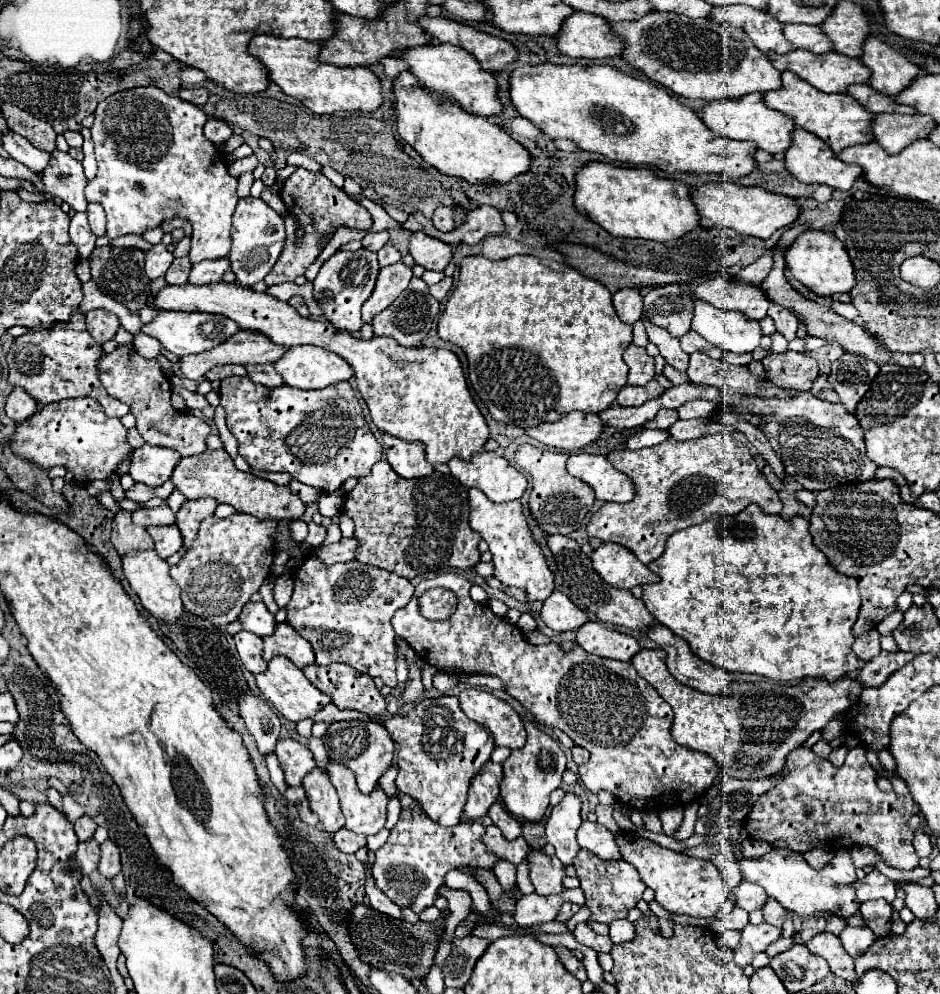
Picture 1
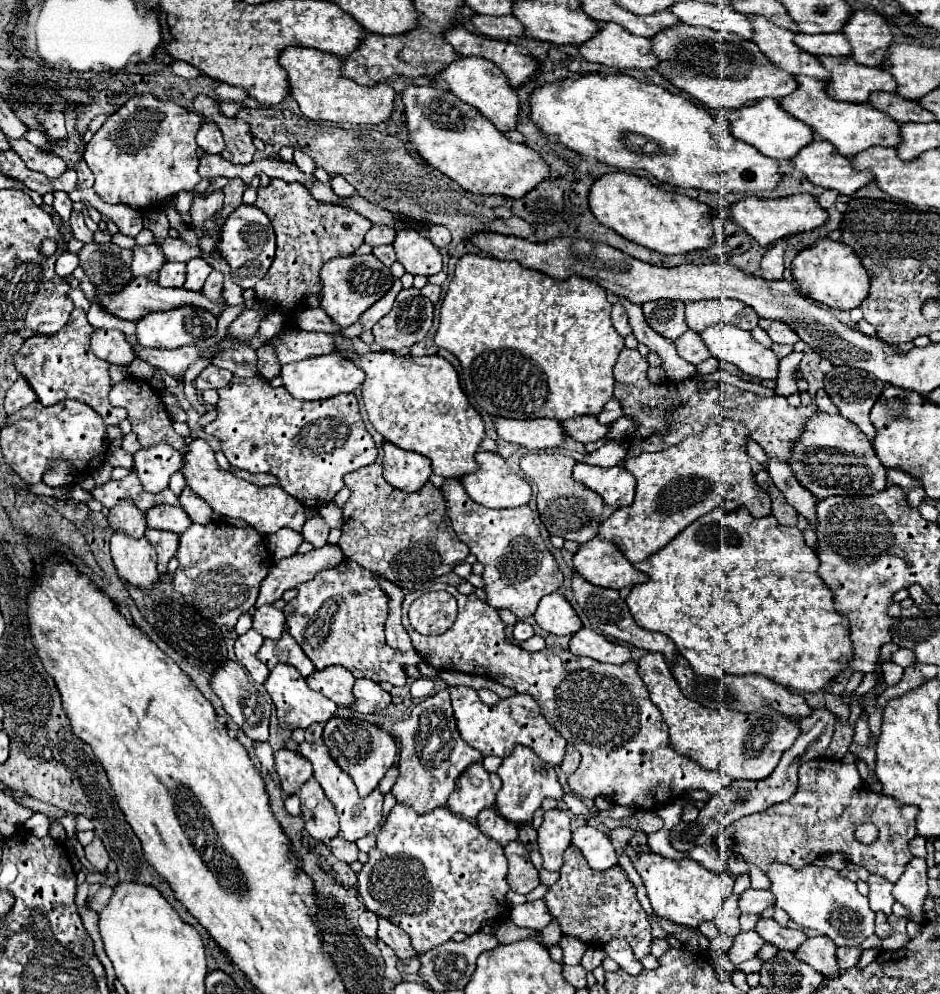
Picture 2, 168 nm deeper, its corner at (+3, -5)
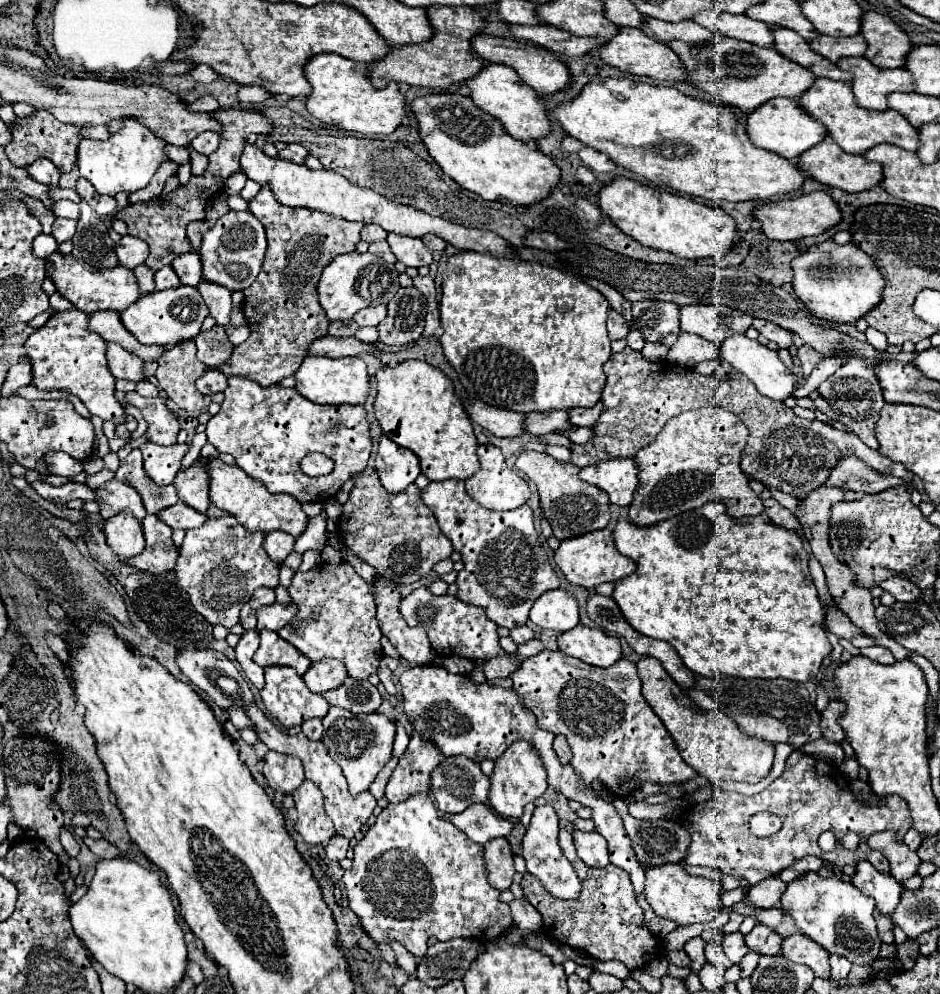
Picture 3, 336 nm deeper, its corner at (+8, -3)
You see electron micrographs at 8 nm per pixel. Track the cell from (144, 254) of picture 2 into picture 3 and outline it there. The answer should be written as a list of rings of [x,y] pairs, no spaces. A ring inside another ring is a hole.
[[[123,236],[115,246],[113,246],[117,258],[119,258],[119,264],[133,270],[135,266],[141,266],[145,264],[145,258],[149,256],[149,248],[143,240],[139,238],[133,238],[133,236]]]

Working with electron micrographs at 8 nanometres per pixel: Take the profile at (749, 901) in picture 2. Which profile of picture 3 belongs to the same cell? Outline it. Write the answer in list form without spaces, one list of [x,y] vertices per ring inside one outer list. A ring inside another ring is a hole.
[[[771,876],[761,880],[761,884],[751,886],[747,900],[757,908],[773,908],[779,904],[781,892],[785,892],[785,882],[779,876]]]

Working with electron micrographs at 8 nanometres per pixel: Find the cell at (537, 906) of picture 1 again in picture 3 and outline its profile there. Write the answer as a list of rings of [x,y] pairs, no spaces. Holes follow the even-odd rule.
[[[513,900],[509,906],[511,906],[511,916],[517,928],[527,932],[537,932],[543,926],[541,914],[531,906],[529,900]]]

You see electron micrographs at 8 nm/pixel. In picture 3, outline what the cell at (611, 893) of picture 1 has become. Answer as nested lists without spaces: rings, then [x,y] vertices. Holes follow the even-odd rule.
[[[567,828],[559,830],[559,846],[563,854],[569,858],[573,864],[577,876],[583,882],[581,896],[575,900],[559,900],[551,896],[539,880],[531,874],[523,874],[523,880],[519,882],[523,888],[525,898],[539,910],[543,916],[543,932],[557,940],[559,944],[569,944],[571,948],[585,950],[589,956],[597,960],[619,960],[623,962],[629,970],[643,968],[647,962],[655,958],[655,950],[661,944],[661,938],[653,936],[645,922],[643,922],[643,908],[637,904],[629,874],[613,864],[593,870],[585,866],[579,856],[575,854],[573,846],[573,836]]]

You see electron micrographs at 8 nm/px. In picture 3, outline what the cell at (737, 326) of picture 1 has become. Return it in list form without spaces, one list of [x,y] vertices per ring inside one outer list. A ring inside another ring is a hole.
[[[733,334],[733,336],[729,336],[729,340],[725,340],[721,344],[721,354],[723,354],[723,360],[727,360],[733,368],[741,370],[755,384],[759,394],[763,394],[771,400],[777,400],[777,402],[785,402],[791,396],[791,390],[795,386],[795,374],[791,368],[787,368],[781,362],[781,358],[775,350],[759,344],[757,340],[747,338],[745,334]]]

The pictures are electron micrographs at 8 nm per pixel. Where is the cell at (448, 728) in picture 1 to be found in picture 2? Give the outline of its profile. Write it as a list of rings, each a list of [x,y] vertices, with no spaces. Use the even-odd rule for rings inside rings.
[[[448,688],[430,698],[424,698],[420,704],[412,708],[408,716],[400,716],[400,718],[354,714],[354,710],[350,708],[338,708],[334,716],[370,720],[376,726],[382,726],[382,730],[390,732],[392,738],[396,738],[402,746],[406,744],[406,754],[400,754],[400,762],[398,762],[400,776],[392,786],[392,794],[400,804],[410,806],[418,814],[428,814],[438,806],[446,806],[448,796],[454,792],[454,780],[458,780],[458,774],[462,774],[466,766],[472,766],[474,762],[484,758],[458,734]]]

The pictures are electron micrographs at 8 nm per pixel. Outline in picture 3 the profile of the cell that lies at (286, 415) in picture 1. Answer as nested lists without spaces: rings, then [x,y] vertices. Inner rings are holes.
[[[229,378],[229,386],[225,388],[225,402],[221,404],[221,412],[215,414],[207,428],[207,440],[217,448],[217,452],[227,452],[235,458],[235,464],[255,480],[261,480],[269,492],[285,492],[295,496],[299,502],[327,502],[333,498],[339,488],[353,476],[367,468],[367,460],[371,454],[371,434],[369,434],[369,420],[367,410],[363,406],[321,406],[313,404],[311,400],[301,398],[295,388],[285,388],[281,384],[263,388],[257,382],[249,382],[243,378]],[[321,452],[331,456],[335,468],[327,476],[311,478],[301,472],[299,462],[311,454]]]

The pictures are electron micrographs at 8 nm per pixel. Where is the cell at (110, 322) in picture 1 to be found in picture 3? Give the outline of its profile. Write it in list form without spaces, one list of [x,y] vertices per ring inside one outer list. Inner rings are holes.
[[[113,342],[107,344],[107,362],[109,362],[109,370],[115,378],[123,378],[123,380],[131,380],[131,382],[145,380],[143,362],[139,360],[139,356],[133,356],[129,350],[125,350]]]

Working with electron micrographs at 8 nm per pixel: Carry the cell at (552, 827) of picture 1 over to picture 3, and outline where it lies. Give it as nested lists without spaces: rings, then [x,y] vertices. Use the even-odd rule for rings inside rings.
[[[551,804],[537,806],[533,812],[533,818],[527,826],[527,832],[523,836],[521,856],[525,858],[527,872],[533,874],[543,884],[543,888],[547,892],[551,892],[551,896],[557,896],[561,900],[571,900],[571,898],[577,898],[581,894],[581,880],[577,878],[571,862],[561,852],[559,842],[557,842],[557,832],[559,832],[559,818],[557,818],[553,806]]]

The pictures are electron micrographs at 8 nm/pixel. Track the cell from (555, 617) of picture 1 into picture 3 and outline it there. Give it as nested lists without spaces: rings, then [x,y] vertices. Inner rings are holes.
[[[549,590],[533,604],[529,620],[541,628],[549,628],[559,634],[571,630],[579,624],[577,600],[565,590]]]

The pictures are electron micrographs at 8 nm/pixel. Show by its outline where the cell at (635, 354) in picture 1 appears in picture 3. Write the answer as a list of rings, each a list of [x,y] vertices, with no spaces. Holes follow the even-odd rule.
[[[625,348],[619,354],[611,354],[605,362],[607,384],[603,388],[601,404],[603,412],[593,426],[593,438],[587,444],[571,444],[571,462],[579,468],[591,466],[599,460],[611,458],[633,458],[641,448],[651,444],[655,436],[663,430],[665,422],[687,408],[703,408],[703,406],[723,406],[737,414],[741,422],[749,430],[747,446],[741,454],[741,470],[769,488],[777,488],[785,494],[791,494],[797,500],[803,500],[809,492],[823,486],[841,456],[851,452],[859,460],[867,462],[871,468],[883,474],[895,474],[911,484],[913,474],[905,470],[903,464],[897,464],[883,456],[877,450],[865,448],[865,444],[853,432],[835,430],[829,424],[819,420],[805,420],[793,414],[789,406],[783,402],[775,402],[771,398],[761,396],[753,384],[741,376],[735,368],[727,374],[727,380],[717,380],[713,376],[701,376],[691,372],[689,368],[677,368],[675,364],[651,362],[641,356],[641,352],[633,352]]]

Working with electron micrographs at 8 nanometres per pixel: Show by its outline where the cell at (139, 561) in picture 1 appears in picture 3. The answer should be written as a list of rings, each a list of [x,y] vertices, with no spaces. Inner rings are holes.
[[[121,512],[121,514],[105,520],[103,532],[105,532],[107,544],[113,548],[113,552],[119,558],[137,556],[145,548],[141,522],[131,512]]]

